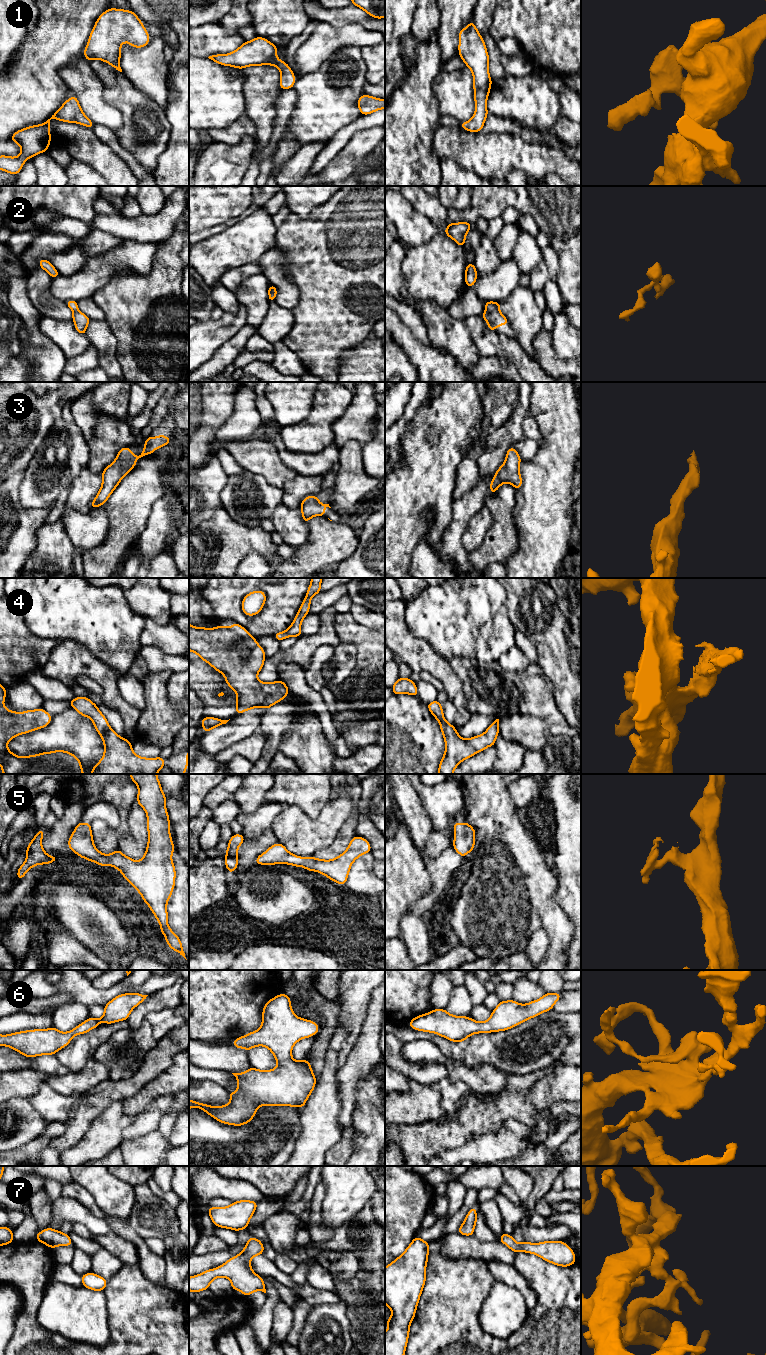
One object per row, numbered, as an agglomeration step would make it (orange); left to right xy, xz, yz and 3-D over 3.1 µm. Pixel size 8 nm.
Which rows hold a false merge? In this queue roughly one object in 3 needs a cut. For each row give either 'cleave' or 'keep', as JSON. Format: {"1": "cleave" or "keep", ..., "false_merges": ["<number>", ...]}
{"1": "keep", "2": "cleave", "3": "keep", "4": "keep", "5": "keep", "6": "keep", "7": "keep", "false_merges": ["2"]}

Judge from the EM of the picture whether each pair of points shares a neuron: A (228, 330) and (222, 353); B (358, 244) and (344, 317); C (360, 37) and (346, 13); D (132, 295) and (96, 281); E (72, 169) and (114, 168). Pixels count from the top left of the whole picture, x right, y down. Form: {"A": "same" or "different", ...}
{"A": "different", "B": "same", "C": "different", "D": "different", "E": "different"}

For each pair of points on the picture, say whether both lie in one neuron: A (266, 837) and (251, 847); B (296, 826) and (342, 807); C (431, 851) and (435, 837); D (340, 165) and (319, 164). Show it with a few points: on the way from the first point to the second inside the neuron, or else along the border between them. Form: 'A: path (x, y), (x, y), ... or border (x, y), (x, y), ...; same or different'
A: path (262, 841), (255, 847); same
B: path (307, 826), (323, 826), (331, 818); same
C: path (433, 848), (435, 840); same
D: border (342, 147), (319, 173); different

